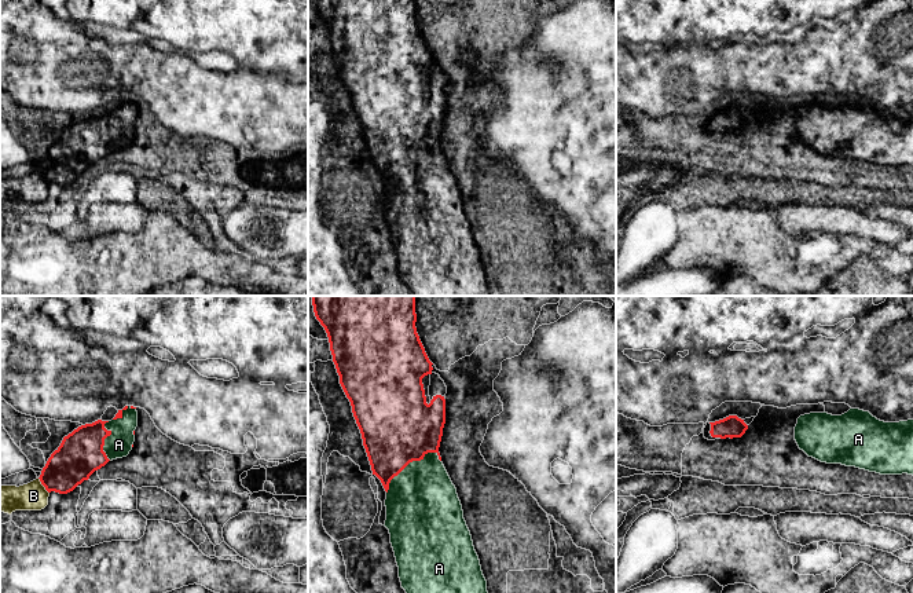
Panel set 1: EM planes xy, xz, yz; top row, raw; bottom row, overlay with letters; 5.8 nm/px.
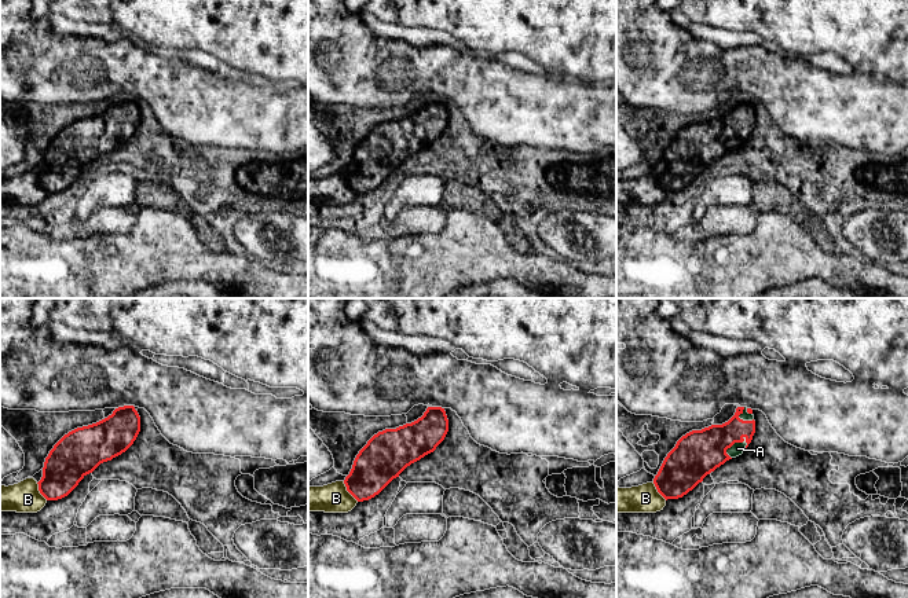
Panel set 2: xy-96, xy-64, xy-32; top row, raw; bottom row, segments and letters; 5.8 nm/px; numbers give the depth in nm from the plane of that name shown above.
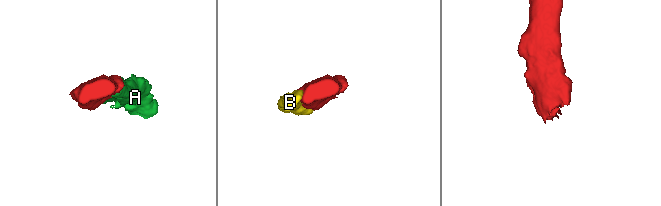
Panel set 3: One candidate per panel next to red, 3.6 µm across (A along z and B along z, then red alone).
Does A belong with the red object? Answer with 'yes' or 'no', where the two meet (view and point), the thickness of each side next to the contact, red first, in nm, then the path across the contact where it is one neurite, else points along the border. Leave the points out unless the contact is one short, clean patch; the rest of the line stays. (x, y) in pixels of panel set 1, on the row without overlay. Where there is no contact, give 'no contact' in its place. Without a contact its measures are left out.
yes; contact xz (407, 156); calibres 440 and 420 nm

